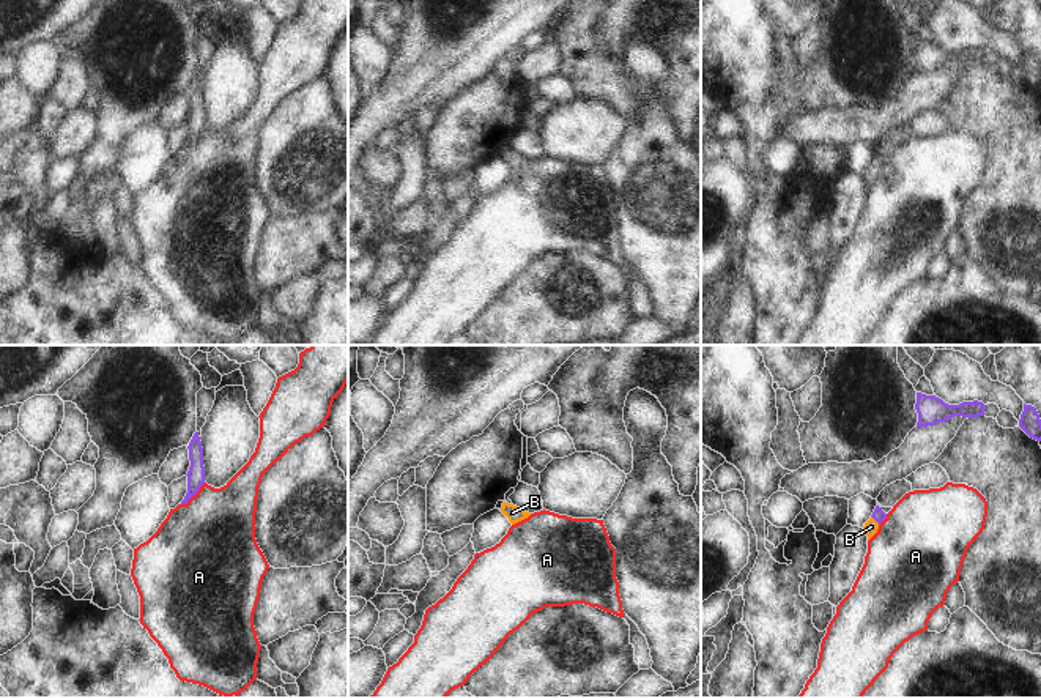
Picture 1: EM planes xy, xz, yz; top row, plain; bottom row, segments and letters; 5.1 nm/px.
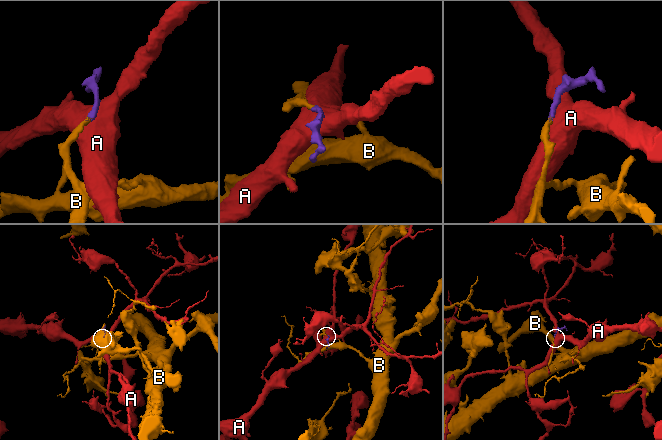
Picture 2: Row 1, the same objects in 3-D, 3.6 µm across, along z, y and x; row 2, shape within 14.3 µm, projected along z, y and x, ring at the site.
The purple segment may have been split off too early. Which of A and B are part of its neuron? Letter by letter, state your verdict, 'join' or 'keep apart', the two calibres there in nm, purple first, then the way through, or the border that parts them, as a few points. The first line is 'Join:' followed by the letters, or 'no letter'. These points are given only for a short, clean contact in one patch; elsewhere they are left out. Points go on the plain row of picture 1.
Join: B
A: keep apart; calibres 100 and 460 nm; border xy (205, 129), (181, 152)
B: join; calibres 70 and 70 nm; way yz (879, 163), (876, 167), (871, 174)

